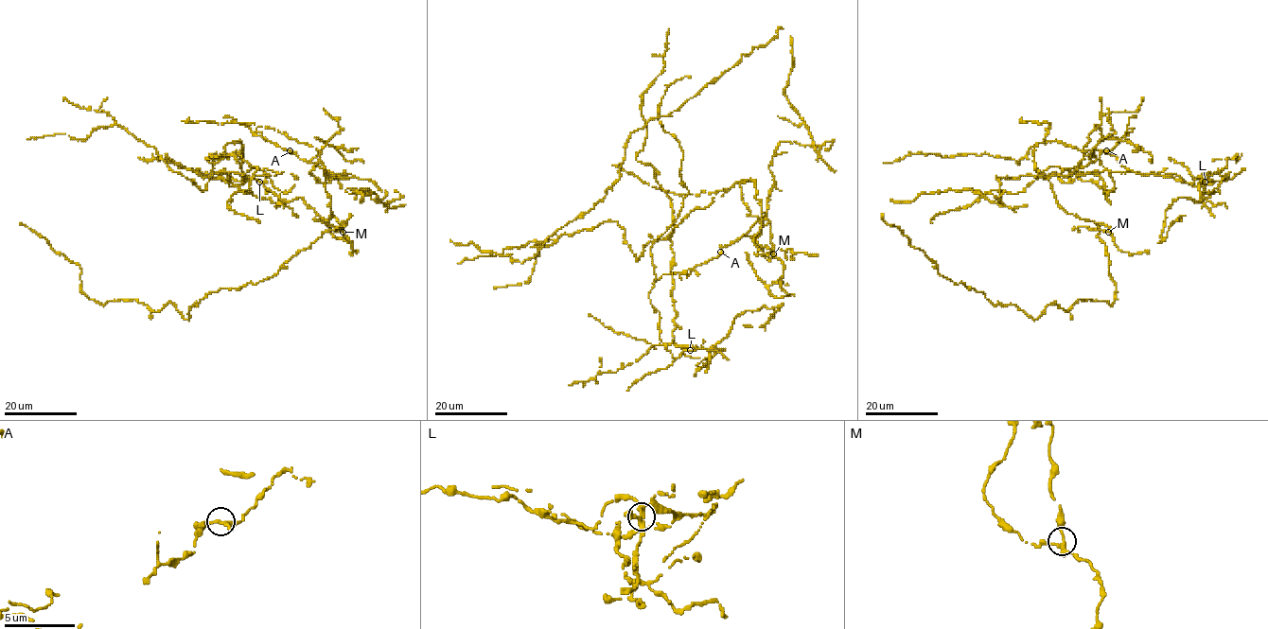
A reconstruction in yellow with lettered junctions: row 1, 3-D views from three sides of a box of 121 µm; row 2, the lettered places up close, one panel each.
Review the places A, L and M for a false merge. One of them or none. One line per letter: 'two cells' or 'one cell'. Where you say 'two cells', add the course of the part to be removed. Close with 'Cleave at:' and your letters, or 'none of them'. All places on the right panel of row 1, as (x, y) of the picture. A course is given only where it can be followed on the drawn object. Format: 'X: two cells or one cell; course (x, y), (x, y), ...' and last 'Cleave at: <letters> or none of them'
A: one cell
L: one cell
M: one cell
Cleave at: none of them

